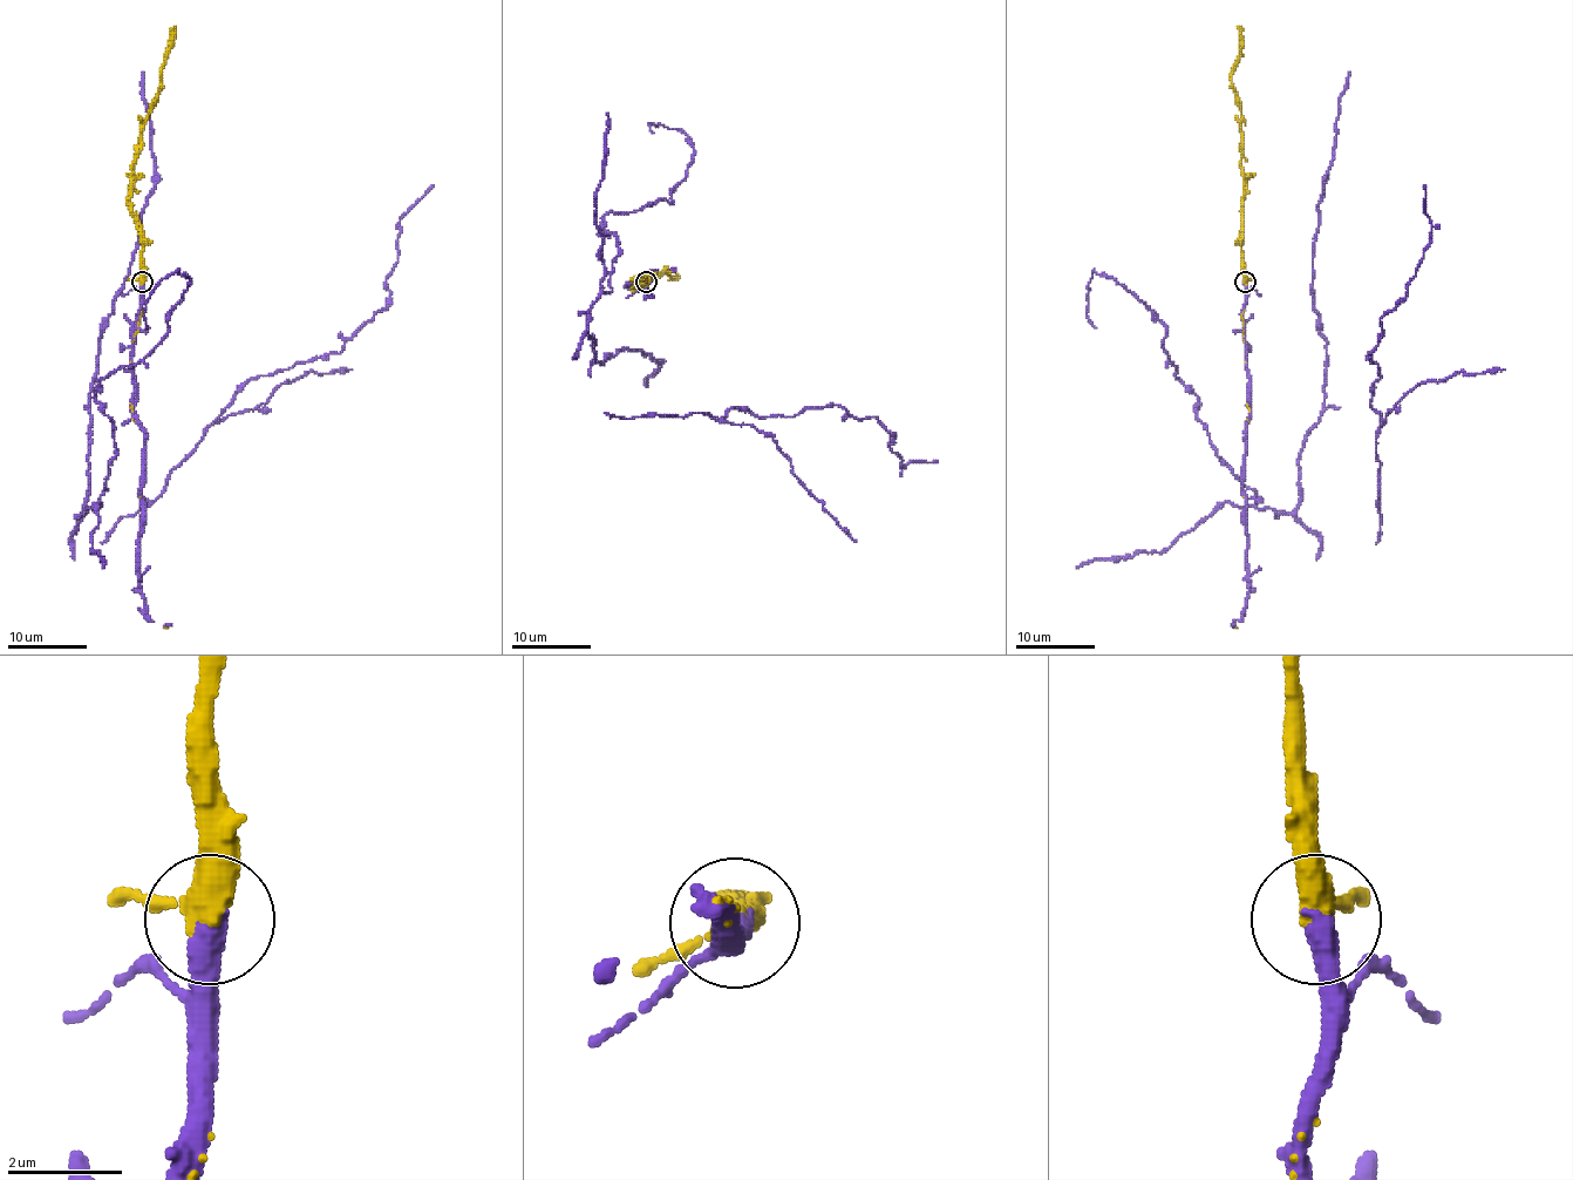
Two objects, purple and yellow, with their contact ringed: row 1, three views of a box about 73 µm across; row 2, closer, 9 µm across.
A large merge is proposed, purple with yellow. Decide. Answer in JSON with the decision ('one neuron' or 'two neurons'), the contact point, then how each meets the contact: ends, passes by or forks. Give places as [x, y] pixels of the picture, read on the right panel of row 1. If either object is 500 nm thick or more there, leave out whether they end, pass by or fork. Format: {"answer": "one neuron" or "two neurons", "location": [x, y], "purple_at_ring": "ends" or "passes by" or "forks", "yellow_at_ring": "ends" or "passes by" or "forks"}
{"answer": "one neuron", "location": [1245, 282], "purple_at_ring": "ends", "yellow_at_ring": "passes by"}

